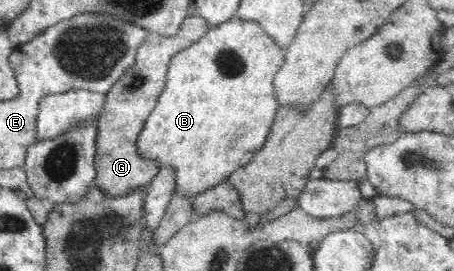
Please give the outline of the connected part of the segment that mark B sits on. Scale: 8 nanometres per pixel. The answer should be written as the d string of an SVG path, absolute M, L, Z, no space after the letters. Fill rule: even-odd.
M234 16L228 19L226 23L220 23L217 27L210 28L202 39L193 43L190 47L184 48L170 60L165 88L162 90L152 114L148 116L146 123L144 123L144 129L142 129L138 137L138 154L146 159L156 161L160 168L175 167L177 186L175 193L178 195L194 198L202 191L216 187L217 184L220 184L224 179L232 175L234 171L250 163L253 156L264 146L279 111L279 103L276 101L276 97L274 97L274 83L272 83L272 79L274 79L278 67L284 63L284 60L285 48L280 47L258 23L240 21L239 17Z

